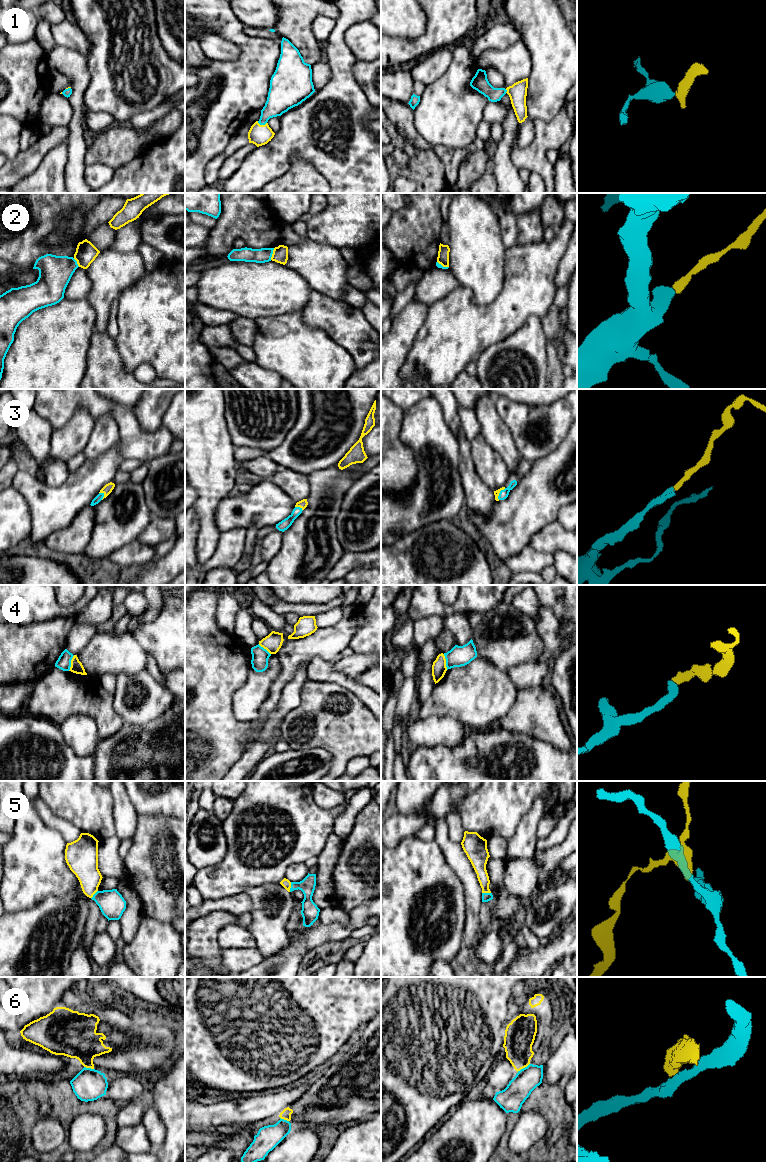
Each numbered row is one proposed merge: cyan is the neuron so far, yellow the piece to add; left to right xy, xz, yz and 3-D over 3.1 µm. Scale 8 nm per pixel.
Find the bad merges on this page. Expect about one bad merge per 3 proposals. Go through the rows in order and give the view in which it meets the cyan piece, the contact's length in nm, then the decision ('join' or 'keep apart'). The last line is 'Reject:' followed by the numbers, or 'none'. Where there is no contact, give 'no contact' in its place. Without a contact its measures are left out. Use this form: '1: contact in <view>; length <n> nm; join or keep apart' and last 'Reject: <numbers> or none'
1: contact in xz; length 80 nm; join
2: contact in xz; length 100 nm; keep apart
3: contact in yz; length 110 nm; join
4: contact in xy; length 140 nm; keep apart
5: contact in xz; length 80 nm; join
6: contact in yz; length 120 nm; join
Reject: 2, 4

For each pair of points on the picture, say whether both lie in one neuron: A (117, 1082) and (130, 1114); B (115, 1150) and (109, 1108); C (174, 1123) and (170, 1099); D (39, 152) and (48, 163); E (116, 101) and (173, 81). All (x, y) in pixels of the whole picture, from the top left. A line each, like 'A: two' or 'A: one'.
A: one
B: two
C: one
D: two
E: one

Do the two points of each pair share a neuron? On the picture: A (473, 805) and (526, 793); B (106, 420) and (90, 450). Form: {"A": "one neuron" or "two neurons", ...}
{"A": "one neuron", "B": "one neuron"}

